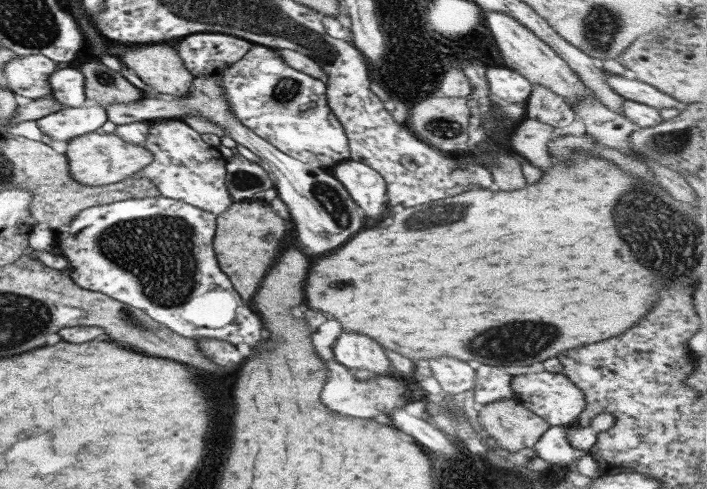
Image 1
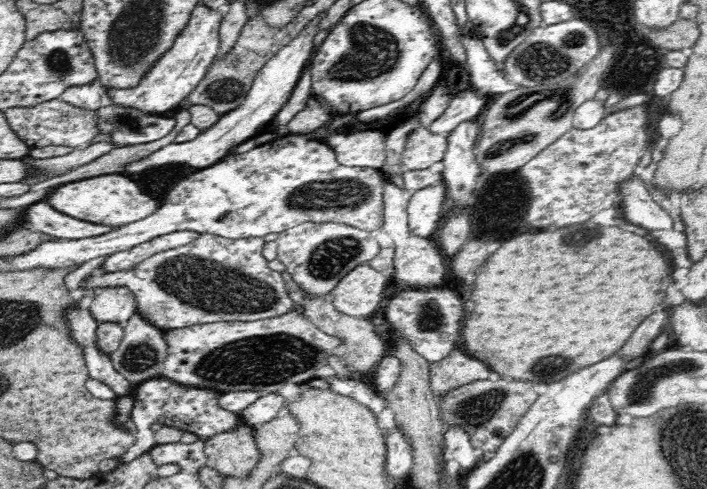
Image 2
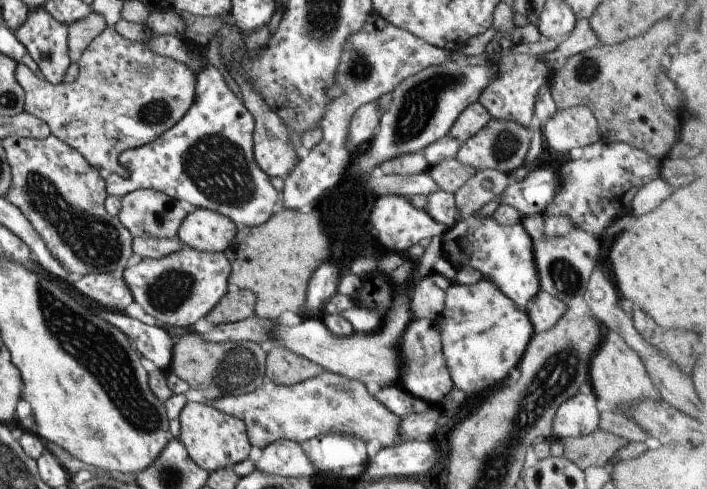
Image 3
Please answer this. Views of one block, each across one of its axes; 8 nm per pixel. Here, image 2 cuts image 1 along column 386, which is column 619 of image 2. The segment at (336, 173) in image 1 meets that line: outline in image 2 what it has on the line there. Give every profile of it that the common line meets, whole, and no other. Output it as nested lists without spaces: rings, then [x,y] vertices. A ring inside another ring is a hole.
[[[638,176],[620,182],[619,200],[623,218],[632,224],[652,231],[673,228],[672,217],[650,196],[648,187]]]

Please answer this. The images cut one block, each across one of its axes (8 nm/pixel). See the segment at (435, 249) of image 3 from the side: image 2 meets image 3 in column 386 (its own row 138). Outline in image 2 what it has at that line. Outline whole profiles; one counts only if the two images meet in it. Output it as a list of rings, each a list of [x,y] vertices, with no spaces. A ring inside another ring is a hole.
[[[323,126],[306,136],[328,145],[340,165],[384,170],[388,156],[385,148],[386,131],[370,128],[346,134],[325,131]]]

